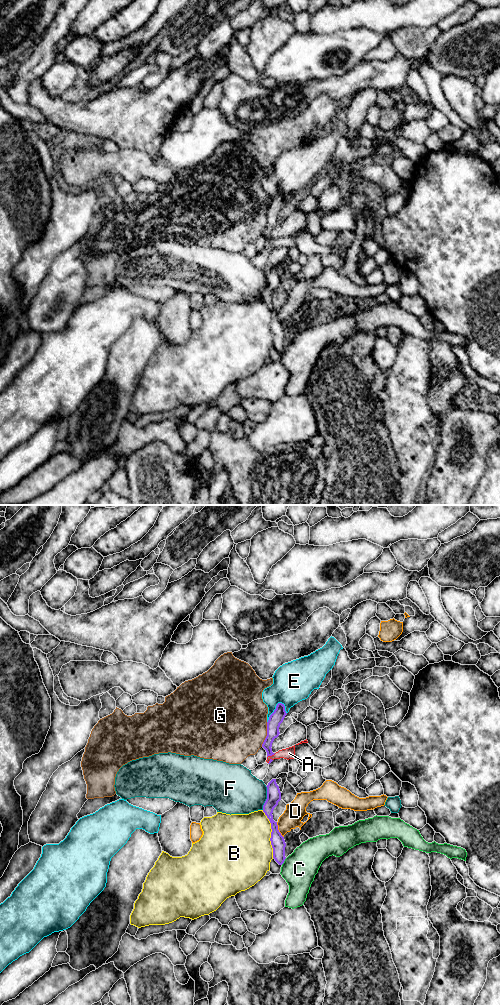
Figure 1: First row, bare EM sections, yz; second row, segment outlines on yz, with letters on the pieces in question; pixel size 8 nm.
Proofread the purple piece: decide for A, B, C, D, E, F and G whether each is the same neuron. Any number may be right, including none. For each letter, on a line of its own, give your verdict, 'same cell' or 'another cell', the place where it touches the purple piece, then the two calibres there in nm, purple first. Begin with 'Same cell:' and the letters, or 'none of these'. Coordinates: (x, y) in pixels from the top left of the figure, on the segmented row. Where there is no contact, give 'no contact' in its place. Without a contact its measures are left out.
Same cell: none of these
A: another cell; contact yz (271, 755); calibres 110 and 100 nm
B: another cell; contact yz (271, 834); calibres 110 and 460 nm
C: another cell; contact yz (284, 860); calibres 110 and 280 nm
D: another cell; contact yz (278, 830); calibres 110 and 160 nm
E: another cell; contact yz (274, 710); calibres 110 and 300 nm
F: another cell; contact yz (267, 798); calibres 110 and 360 nm
G: another cell; contact yz (267, 734); calibres 110 and 480 nm

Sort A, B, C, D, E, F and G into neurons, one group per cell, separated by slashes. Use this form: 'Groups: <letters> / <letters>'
Groups: A / B / C / D / E / F / G

